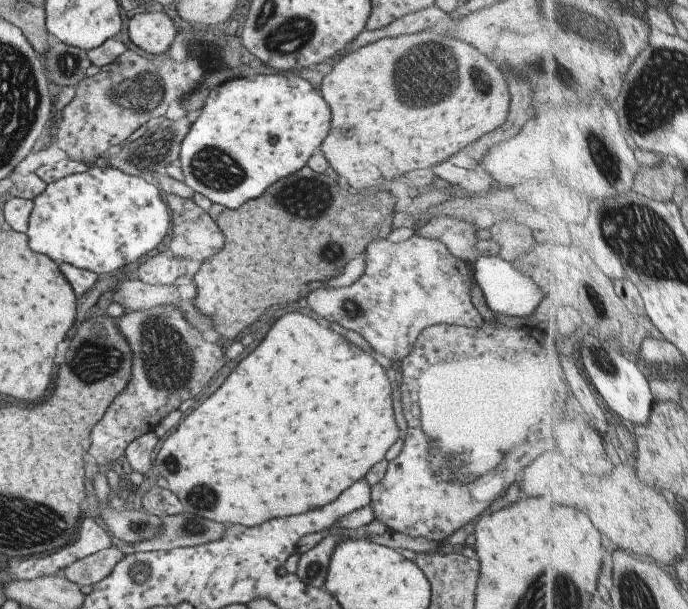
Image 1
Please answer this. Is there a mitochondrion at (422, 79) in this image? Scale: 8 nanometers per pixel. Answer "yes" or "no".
yes

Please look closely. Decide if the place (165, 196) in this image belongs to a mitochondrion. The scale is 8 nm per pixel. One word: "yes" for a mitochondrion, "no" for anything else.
no

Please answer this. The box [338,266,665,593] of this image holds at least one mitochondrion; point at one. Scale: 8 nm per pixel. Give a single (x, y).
(445, 457)

